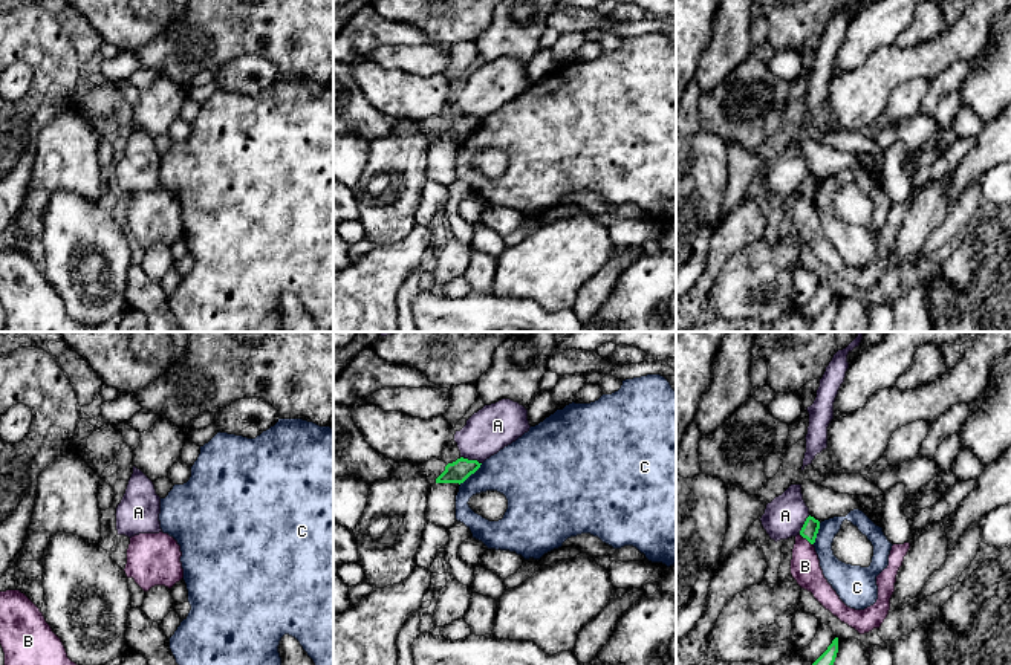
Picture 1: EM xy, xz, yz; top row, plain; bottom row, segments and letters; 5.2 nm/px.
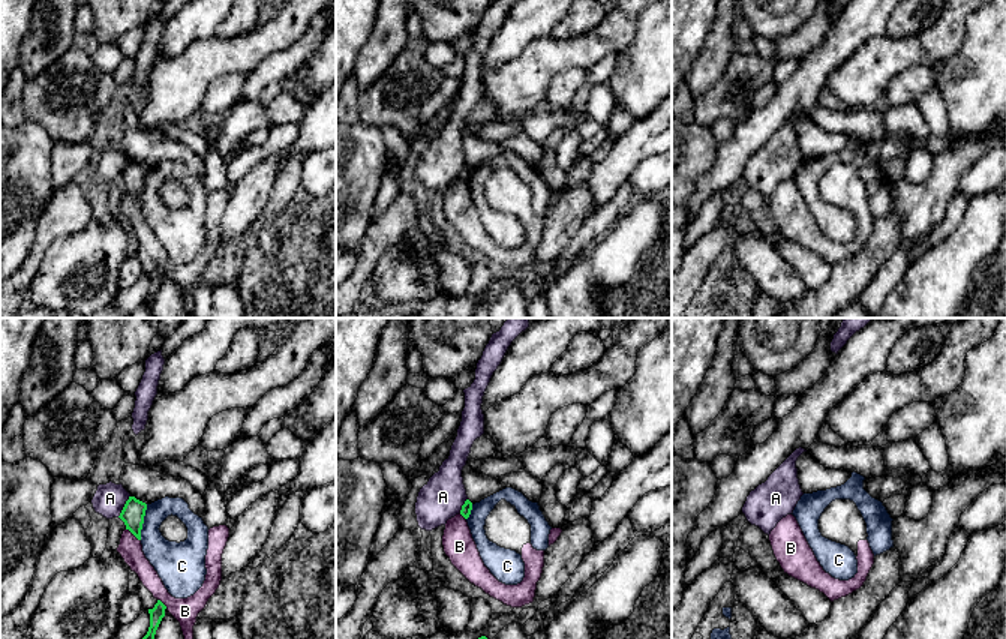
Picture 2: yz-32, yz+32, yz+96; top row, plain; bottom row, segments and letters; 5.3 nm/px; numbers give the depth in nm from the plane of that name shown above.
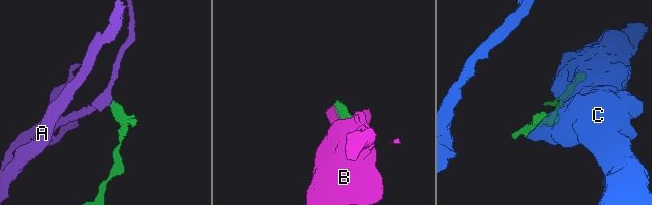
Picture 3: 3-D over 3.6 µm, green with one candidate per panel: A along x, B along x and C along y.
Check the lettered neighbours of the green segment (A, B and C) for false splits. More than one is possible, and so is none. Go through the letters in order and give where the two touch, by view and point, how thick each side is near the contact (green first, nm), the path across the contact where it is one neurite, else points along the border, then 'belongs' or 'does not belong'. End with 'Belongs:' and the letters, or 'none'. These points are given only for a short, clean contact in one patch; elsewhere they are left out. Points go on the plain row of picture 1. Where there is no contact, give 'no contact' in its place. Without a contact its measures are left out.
A: meets green in xz at (471, 118); 120 nm thick on the green side, 240 nm on the other; border along xz (461, 113), (481, 121); does not belong
B: meets green in yz at (806, 196); 90 nm thick on the green side, 160 nm on the other; does not belong
C: meets green in xz at (470, 132); 120 nm thick on the green side, 280 nm on the other; does not belong
Belongs: none

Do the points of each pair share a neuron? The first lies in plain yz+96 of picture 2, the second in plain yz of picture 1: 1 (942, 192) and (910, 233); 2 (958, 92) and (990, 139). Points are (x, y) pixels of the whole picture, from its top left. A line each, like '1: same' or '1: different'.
1: different
2: different

